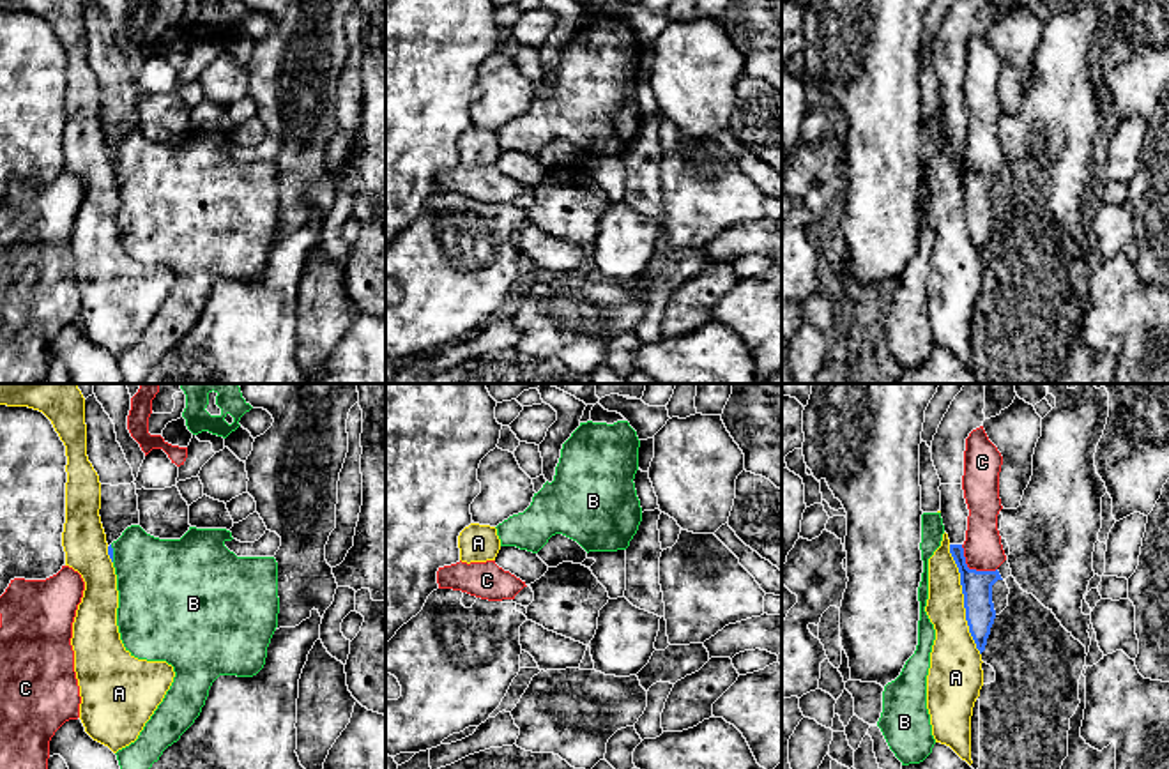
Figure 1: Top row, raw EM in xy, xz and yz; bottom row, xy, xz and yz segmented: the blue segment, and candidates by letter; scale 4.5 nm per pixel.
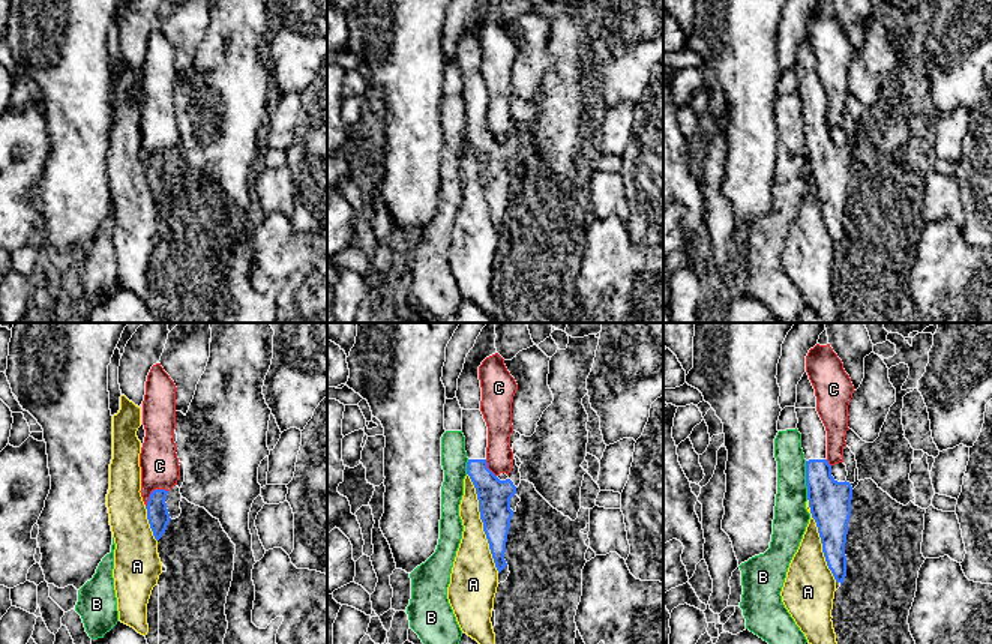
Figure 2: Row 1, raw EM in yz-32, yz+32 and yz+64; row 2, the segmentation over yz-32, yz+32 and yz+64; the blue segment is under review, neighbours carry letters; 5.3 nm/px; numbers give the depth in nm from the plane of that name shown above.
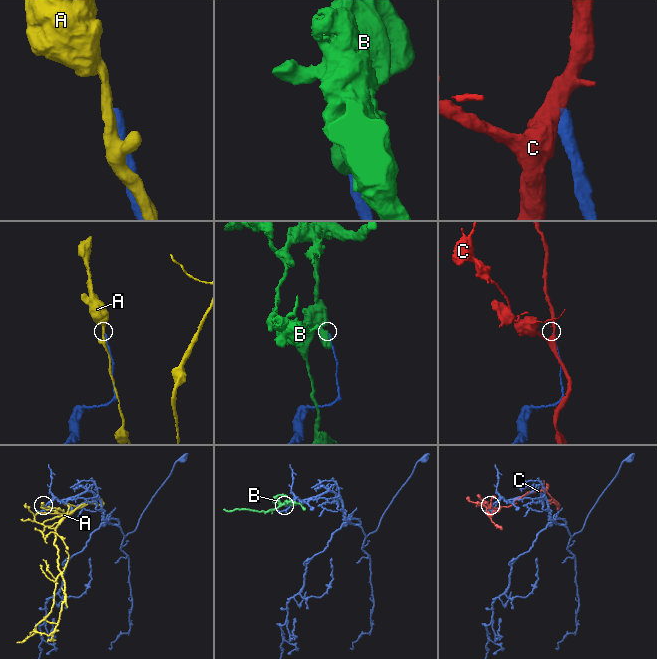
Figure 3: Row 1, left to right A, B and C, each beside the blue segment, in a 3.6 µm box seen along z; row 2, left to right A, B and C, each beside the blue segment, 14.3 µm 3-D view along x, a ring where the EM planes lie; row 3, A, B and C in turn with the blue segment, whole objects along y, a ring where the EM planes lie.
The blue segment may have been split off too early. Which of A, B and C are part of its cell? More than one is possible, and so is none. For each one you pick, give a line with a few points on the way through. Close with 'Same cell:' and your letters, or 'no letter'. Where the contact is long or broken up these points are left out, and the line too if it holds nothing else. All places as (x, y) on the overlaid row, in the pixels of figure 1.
Same cell: no letter

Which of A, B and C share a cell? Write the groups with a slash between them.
A / B / C

